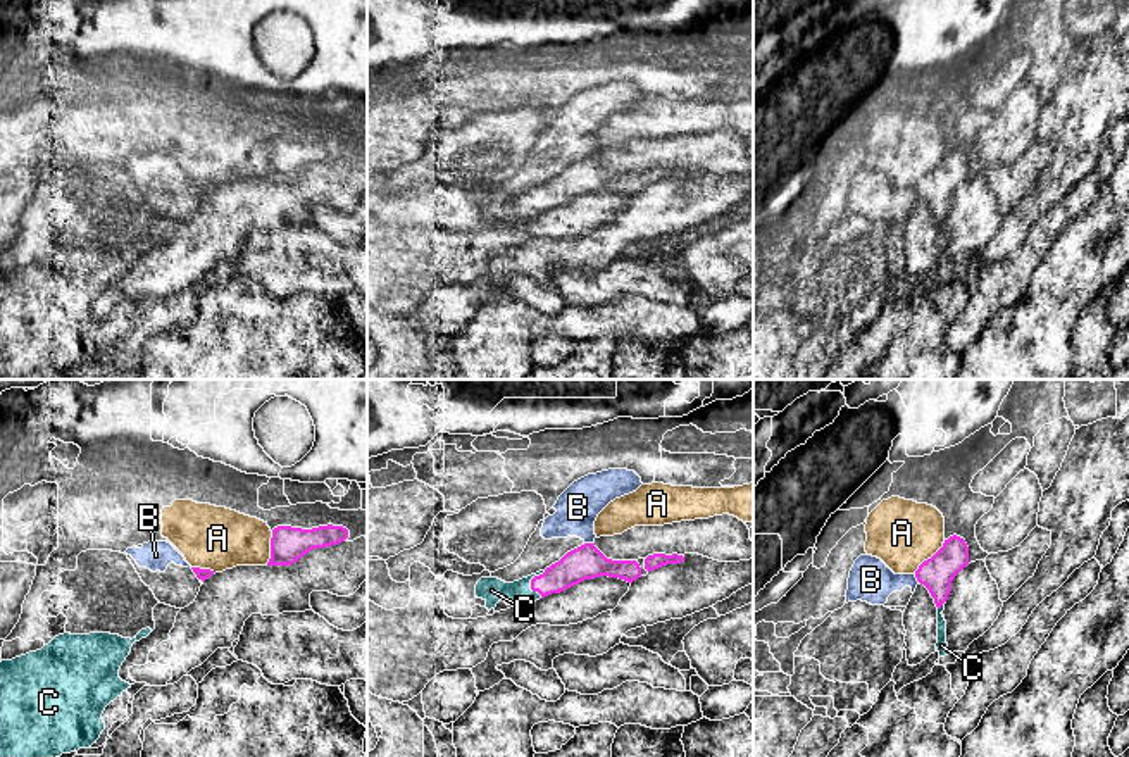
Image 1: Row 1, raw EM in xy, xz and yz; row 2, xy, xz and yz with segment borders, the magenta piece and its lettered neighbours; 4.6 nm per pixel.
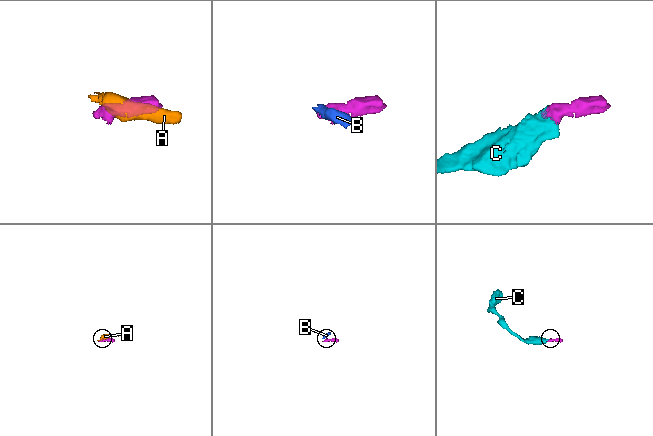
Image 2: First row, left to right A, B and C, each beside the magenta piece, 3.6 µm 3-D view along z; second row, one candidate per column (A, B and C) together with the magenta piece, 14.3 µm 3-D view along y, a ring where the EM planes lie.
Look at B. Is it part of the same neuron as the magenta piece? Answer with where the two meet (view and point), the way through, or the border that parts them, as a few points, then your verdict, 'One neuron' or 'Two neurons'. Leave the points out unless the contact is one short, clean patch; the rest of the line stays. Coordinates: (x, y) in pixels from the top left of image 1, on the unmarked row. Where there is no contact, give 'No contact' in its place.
Touches magenta at xz (588, 157). Boundary: xz (585, 156), (592, 157). Two neurons

